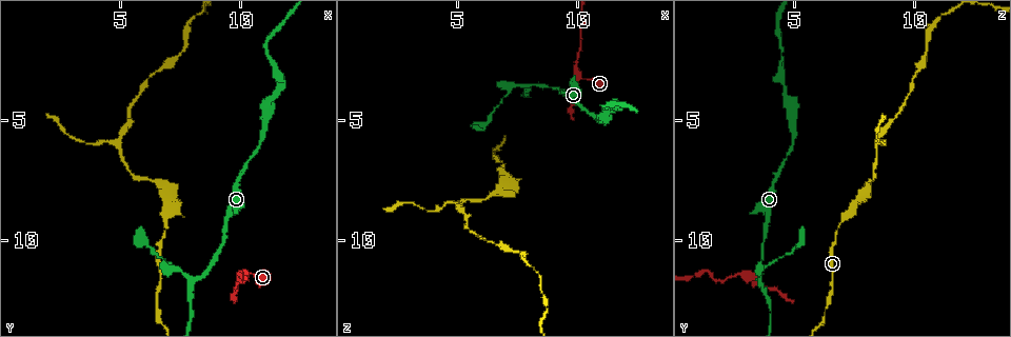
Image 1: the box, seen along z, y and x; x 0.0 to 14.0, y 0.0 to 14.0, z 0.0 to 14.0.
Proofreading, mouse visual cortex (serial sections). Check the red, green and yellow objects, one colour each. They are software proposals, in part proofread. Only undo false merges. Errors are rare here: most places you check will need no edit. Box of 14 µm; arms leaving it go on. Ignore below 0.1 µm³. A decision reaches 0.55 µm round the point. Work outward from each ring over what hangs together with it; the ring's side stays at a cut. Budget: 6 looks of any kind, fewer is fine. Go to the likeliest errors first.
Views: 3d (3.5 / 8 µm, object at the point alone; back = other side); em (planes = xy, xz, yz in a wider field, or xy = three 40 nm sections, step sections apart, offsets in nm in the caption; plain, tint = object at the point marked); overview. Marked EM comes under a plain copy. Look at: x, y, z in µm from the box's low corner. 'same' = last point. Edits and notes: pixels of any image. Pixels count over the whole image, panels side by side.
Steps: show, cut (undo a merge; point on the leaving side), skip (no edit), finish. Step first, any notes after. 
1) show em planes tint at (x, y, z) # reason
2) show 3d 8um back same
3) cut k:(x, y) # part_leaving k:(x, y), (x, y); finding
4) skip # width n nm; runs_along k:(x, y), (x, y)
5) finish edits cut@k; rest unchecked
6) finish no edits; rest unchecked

show 3d 3.5um at (8.0, 11.6, 3.6) # a fork

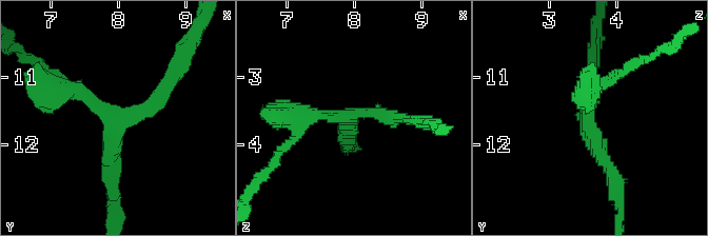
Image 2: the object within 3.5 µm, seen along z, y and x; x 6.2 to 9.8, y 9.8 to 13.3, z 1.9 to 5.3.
show em planes tint at (8.05, 11.55, 3.55) # arms 3; arm_widths 150, 200, 200 nm; need the tissue

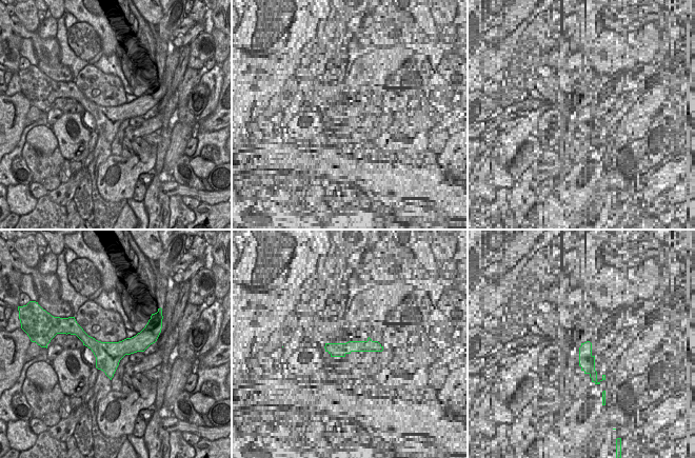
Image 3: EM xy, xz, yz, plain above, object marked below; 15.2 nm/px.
skip # runs_along 2:(175, 75), (126, 114), (59, 87); continuous, no second cell

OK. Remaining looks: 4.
show 3d 3.5um at (7.0, 8.2, 7.8) # a narrow waist

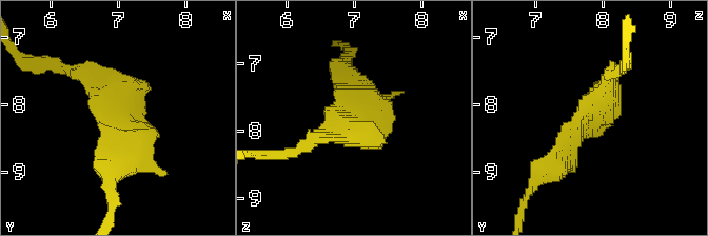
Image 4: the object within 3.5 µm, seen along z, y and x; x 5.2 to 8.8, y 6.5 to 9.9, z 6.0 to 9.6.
show em xy step 3 tint at (6.90, 8.15, 7.75)

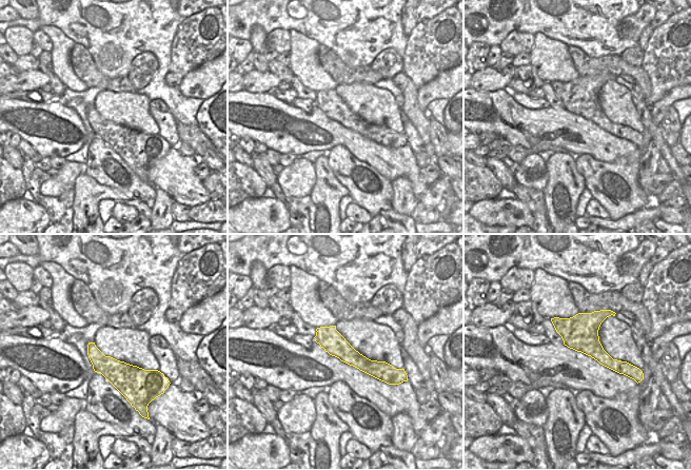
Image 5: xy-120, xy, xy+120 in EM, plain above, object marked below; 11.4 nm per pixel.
skip # runs_along 5:(319, 330), (364, 365), (388, 369); one cell here

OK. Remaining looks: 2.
show 3d 3.5um at (7.5, 2.1, 10.5) # thin neck

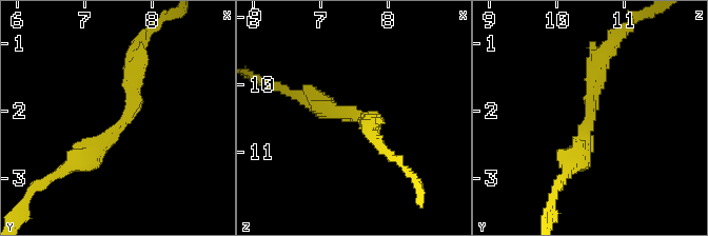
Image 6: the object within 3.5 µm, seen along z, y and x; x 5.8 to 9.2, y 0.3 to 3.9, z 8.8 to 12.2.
show em xy step 5 tint at (7.55, 2.15, 10.50) # arm_widths 250, 300 nm; now the EM

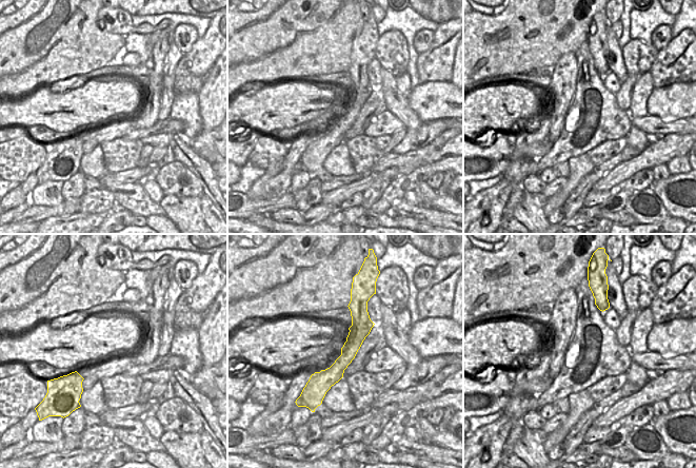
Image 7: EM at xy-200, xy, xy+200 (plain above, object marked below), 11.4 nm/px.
skip # one cell here

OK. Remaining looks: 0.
finish no edits; rest unchecked

